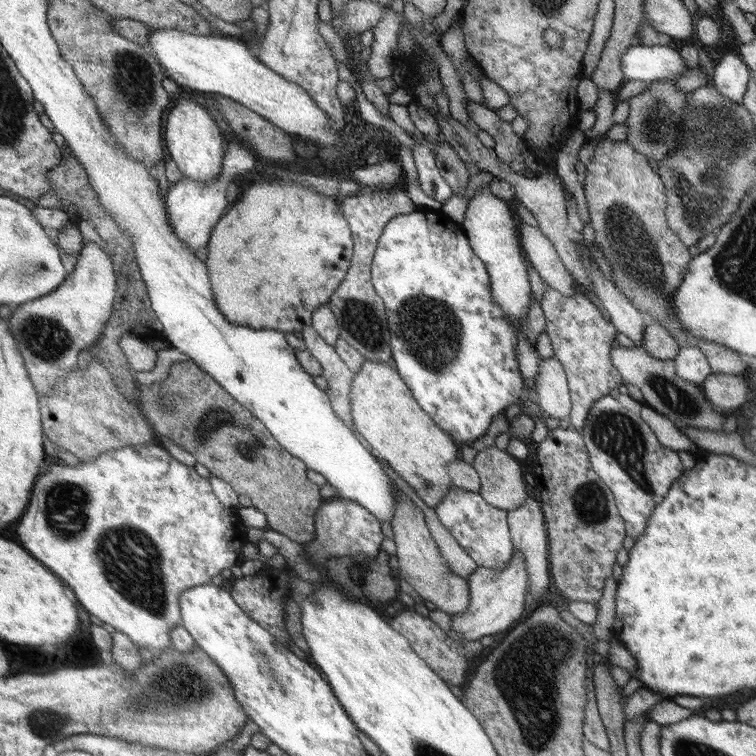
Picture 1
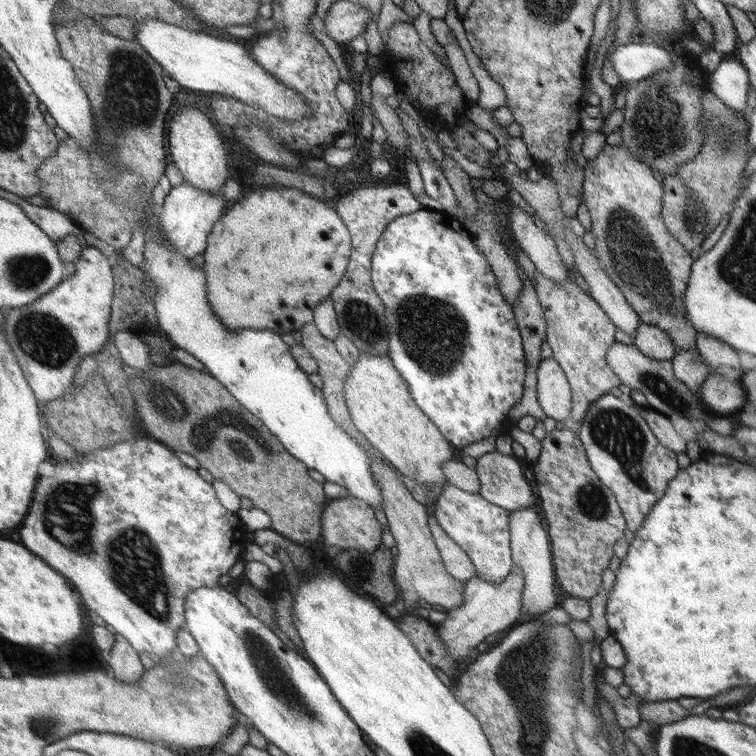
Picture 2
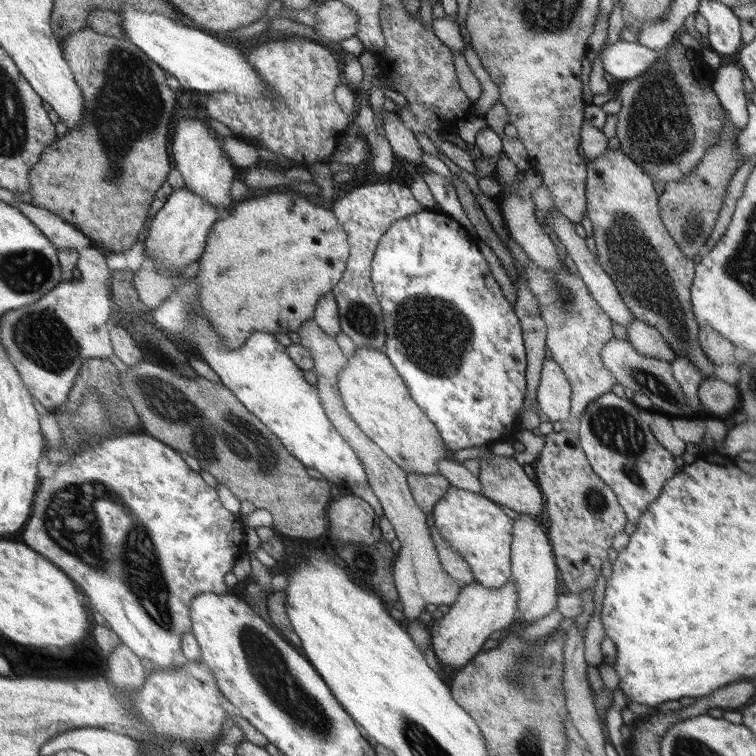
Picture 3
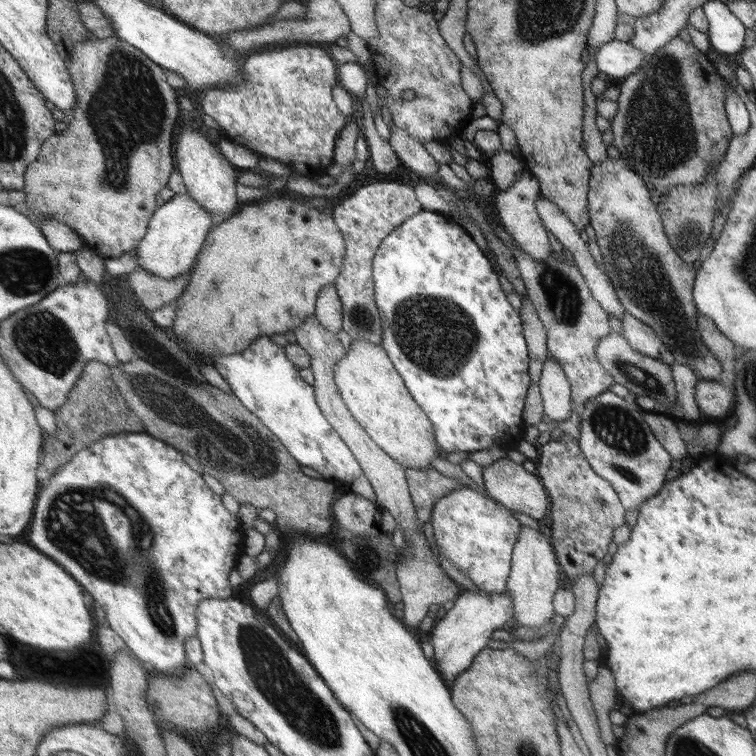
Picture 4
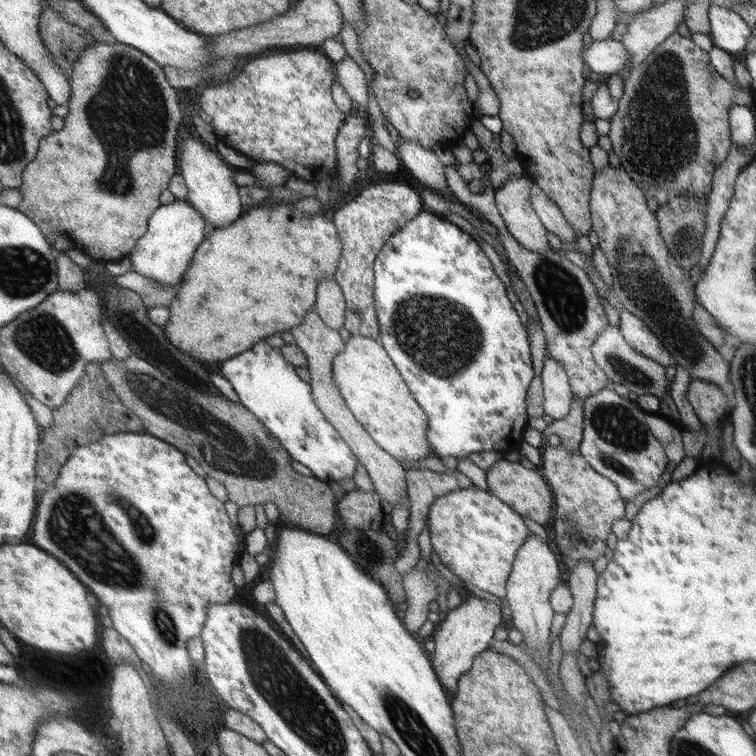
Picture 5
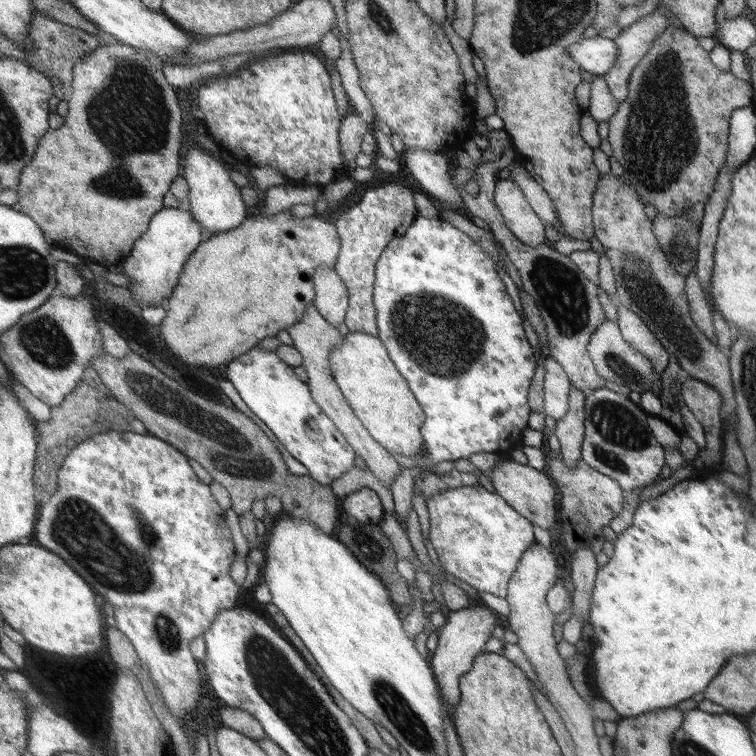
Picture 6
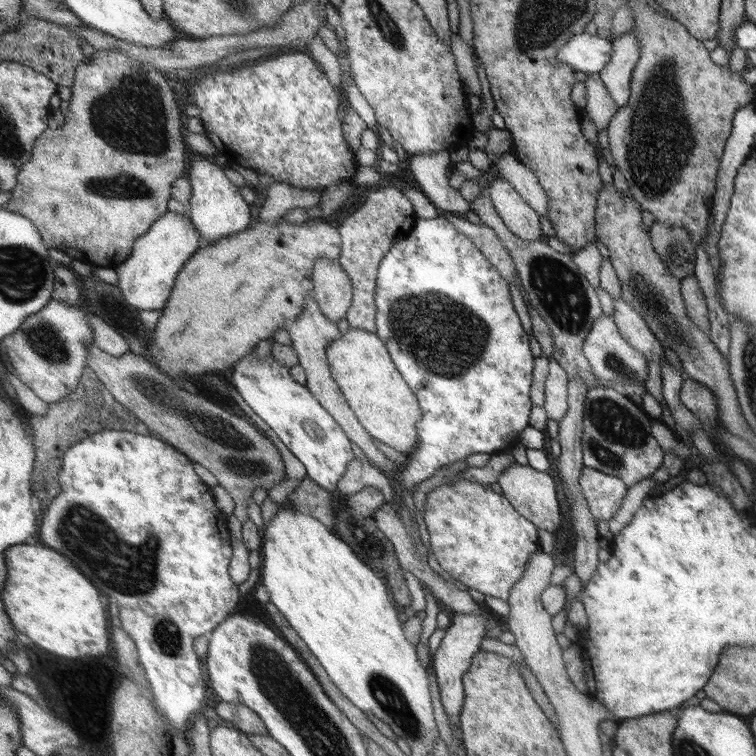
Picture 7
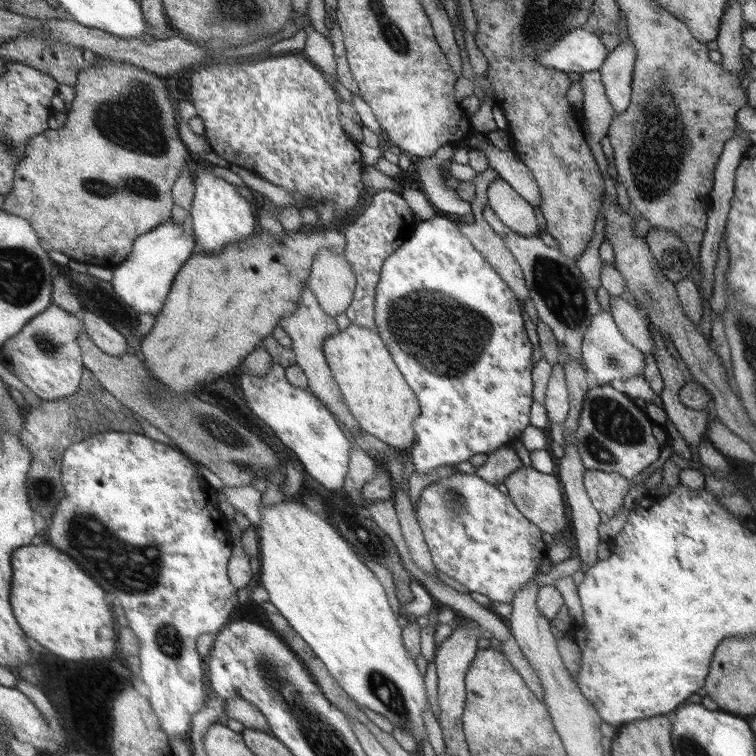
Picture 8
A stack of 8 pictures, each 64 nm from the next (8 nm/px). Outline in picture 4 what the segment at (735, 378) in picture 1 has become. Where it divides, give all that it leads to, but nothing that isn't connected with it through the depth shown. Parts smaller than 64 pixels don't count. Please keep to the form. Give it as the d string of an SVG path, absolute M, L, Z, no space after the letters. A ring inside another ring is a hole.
M700 380L695 384L694 399L701 416L706 418L704 422L710 422L712 418L723 418L733 410L735 396L732 391L728 387L721 386L720 382L717 381Z

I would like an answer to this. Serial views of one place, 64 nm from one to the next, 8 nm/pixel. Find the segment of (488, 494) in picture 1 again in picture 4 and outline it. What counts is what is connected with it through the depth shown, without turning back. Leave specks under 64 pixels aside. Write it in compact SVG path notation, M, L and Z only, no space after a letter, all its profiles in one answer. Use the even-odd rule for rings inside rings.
M508 457L499 458L482 467L482 479L485 494L493 497L499 504L505 505L507 509L520 512L536 522L543 520L544 514L547 514L550 501L535 472L525 471L520 464L511 461Z

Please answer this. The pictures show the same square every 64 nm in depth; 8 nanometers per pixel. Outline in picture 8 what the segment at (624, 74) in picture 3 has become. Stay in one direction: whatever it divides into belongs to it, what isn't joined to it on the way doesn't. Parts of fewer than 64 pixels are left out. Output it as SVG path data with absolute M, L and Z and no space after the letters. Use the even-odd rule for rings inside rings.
M574 28L549 50L536 54L536 59L543 66L581 74L599 70L608 54L608 50L591 30Z

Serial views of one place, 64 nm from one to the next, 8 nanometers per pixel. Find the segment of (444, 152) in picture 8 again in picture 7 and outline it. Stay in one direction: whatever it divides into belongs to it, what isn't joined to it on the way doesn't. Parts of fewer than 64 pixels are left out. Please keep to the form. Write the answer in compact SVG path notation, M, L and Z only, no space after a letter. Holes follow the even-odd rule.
M446 149L443 152L410 155L408 169L419 184L421 192L435 208L445 212L463 214L470 210L468 201L458 189L447 183L452 165L449 150Z

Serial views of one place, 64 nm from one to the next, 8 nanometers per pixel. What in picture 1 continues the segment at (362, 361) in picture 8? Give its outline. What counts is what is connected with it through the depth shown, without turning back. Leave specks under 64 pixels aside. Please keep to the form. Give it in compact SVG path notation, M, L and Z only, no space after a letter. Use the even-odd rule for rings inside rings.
M365 360L360 366L350 387L350 415L357 435L385 465L389 472L395 472L414 490L419 500L429 508L434 509L453 486L446 471L446 464L455 461L457 448L451 442L451 437L443 432L439 425L411 398L410 389L398 376L397 370L391 364L383 364L375 360Z

